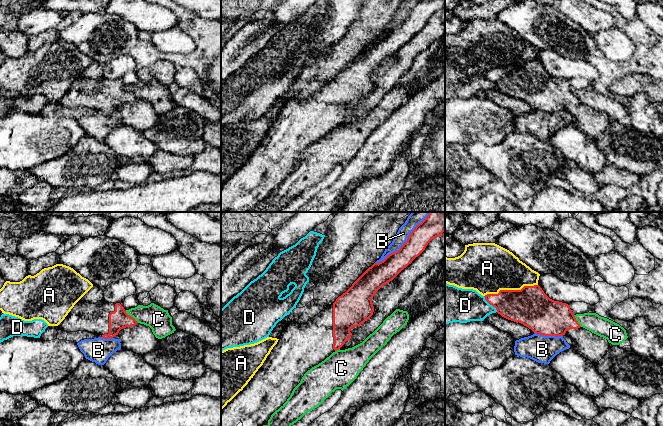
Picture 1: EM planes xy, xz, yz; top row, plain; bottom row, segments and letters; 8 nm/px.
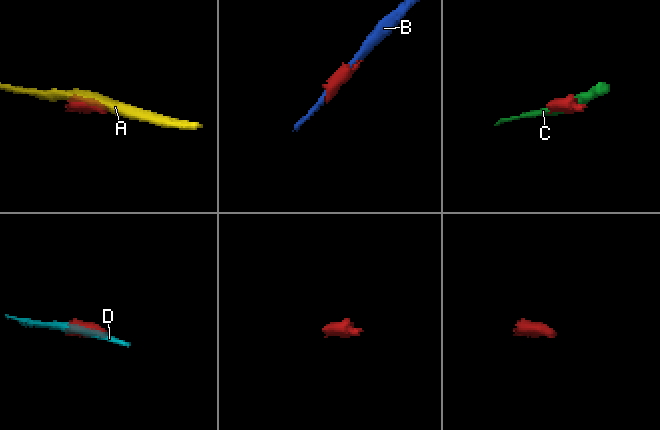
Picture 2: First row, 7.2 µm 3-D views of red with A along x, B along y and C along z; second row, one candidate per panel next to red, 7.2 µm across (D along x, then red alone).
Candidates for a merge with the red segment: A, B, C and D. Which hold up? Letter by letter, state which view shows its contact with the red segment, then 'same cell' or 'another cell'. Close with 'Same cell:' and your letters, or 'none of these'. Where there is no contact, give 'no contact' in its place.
A: yz | another cell
B: xz | another cell
C: xy | another cell
D: yz | another cell
Same cell: none of these

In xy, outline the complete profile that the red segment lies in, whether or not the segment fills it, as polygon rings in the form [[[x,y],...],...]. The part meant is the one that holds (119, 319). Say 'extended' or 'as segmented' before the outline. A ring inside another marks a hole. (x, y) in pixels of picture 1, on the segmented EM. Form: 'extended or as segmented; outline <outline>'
extended; outline [[[93,286],[71,309],[58,328],[67,332],[86,331],[98,334],[104,339],[112,339],[126,327],[135,326],[138,322],[126,313],[120,303],[109,303],[104,299],[102,289]]]

